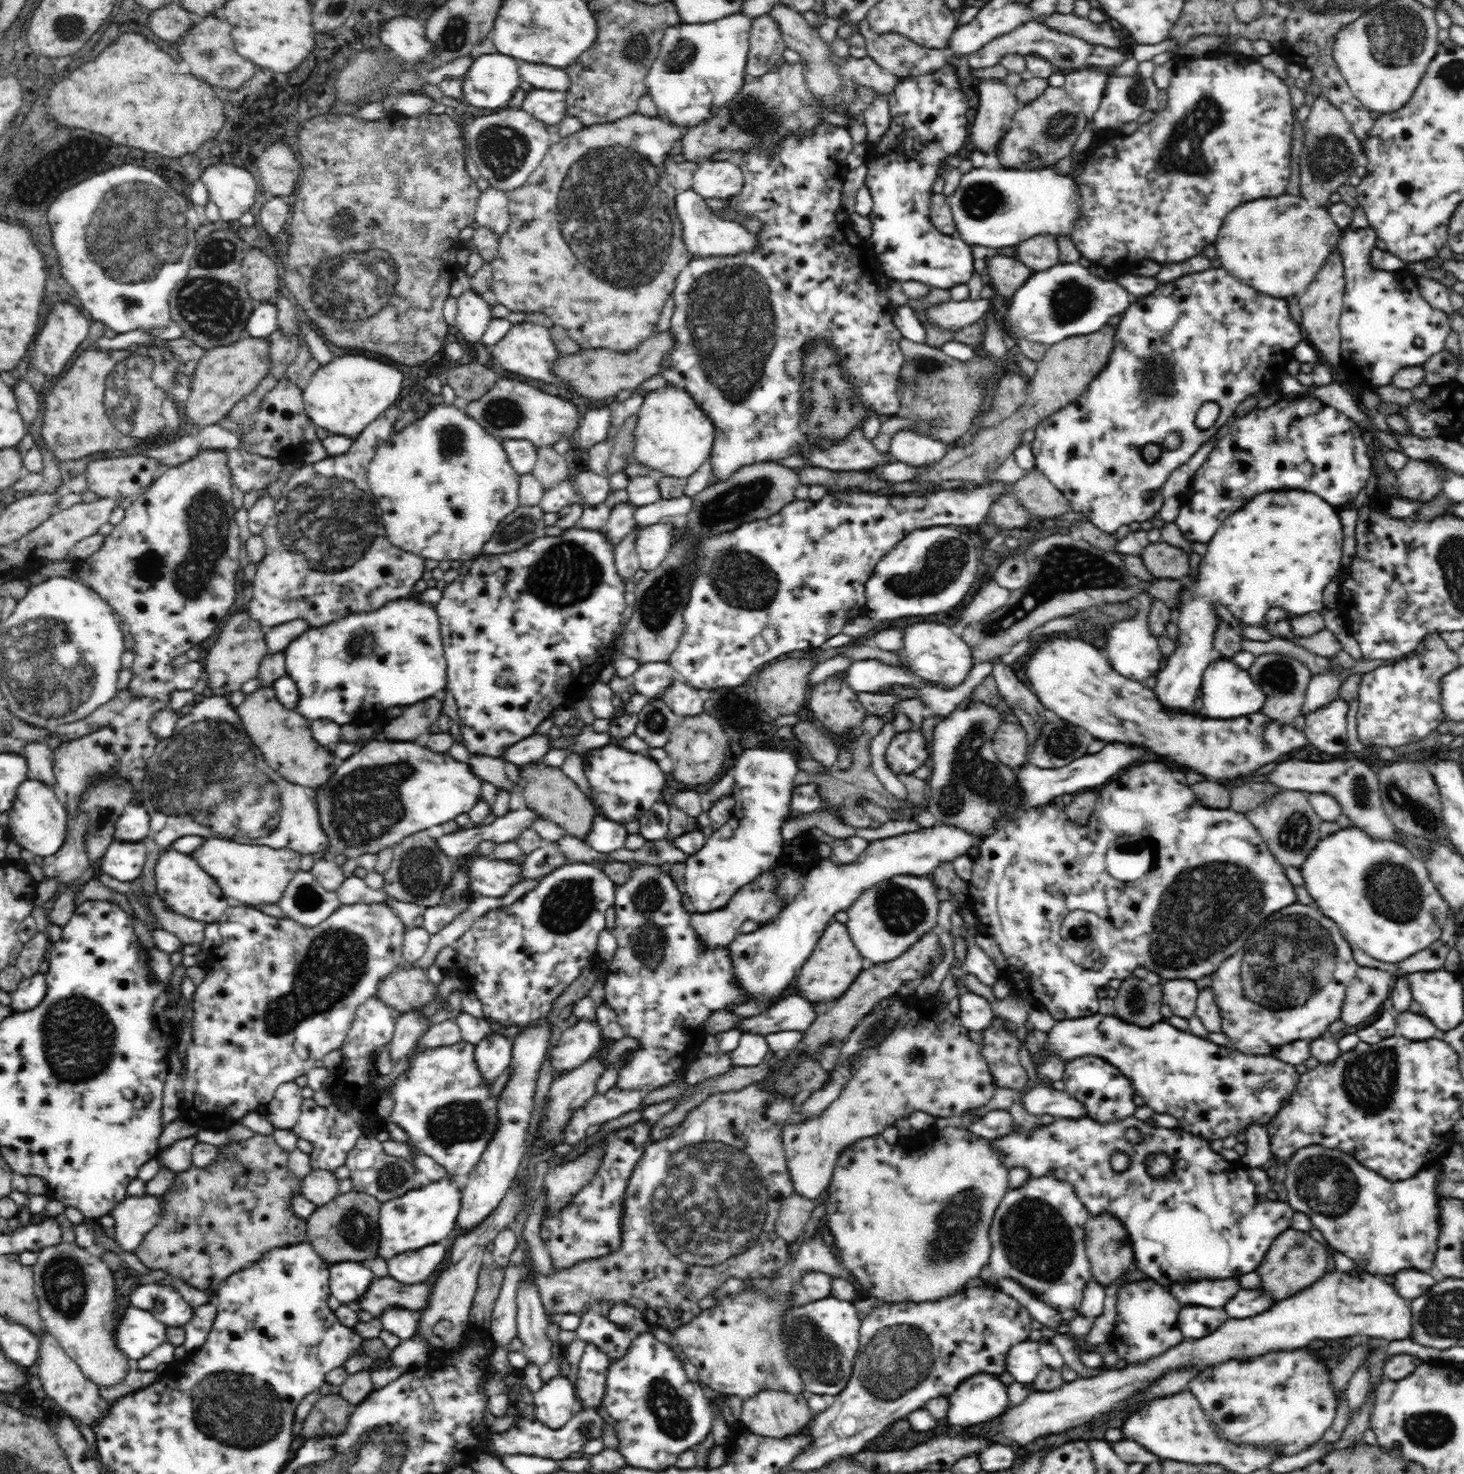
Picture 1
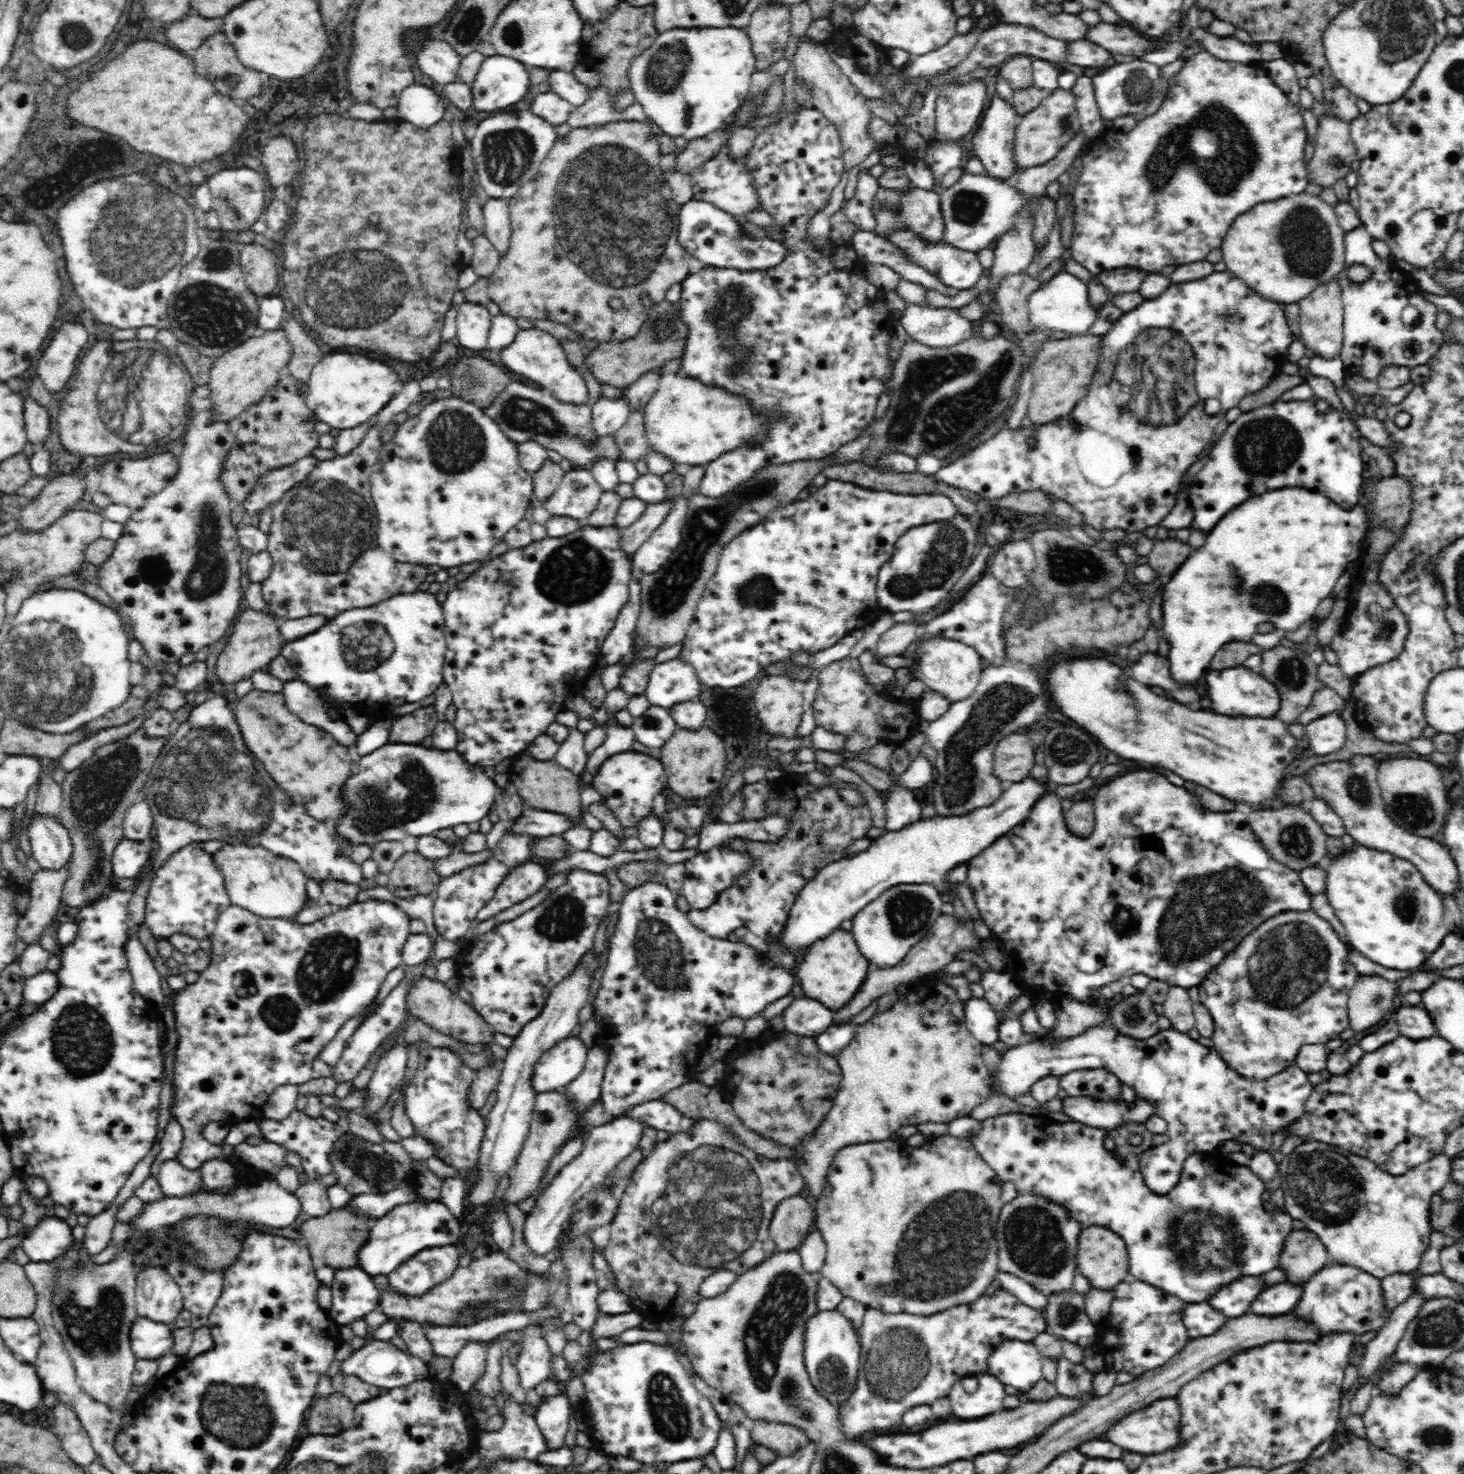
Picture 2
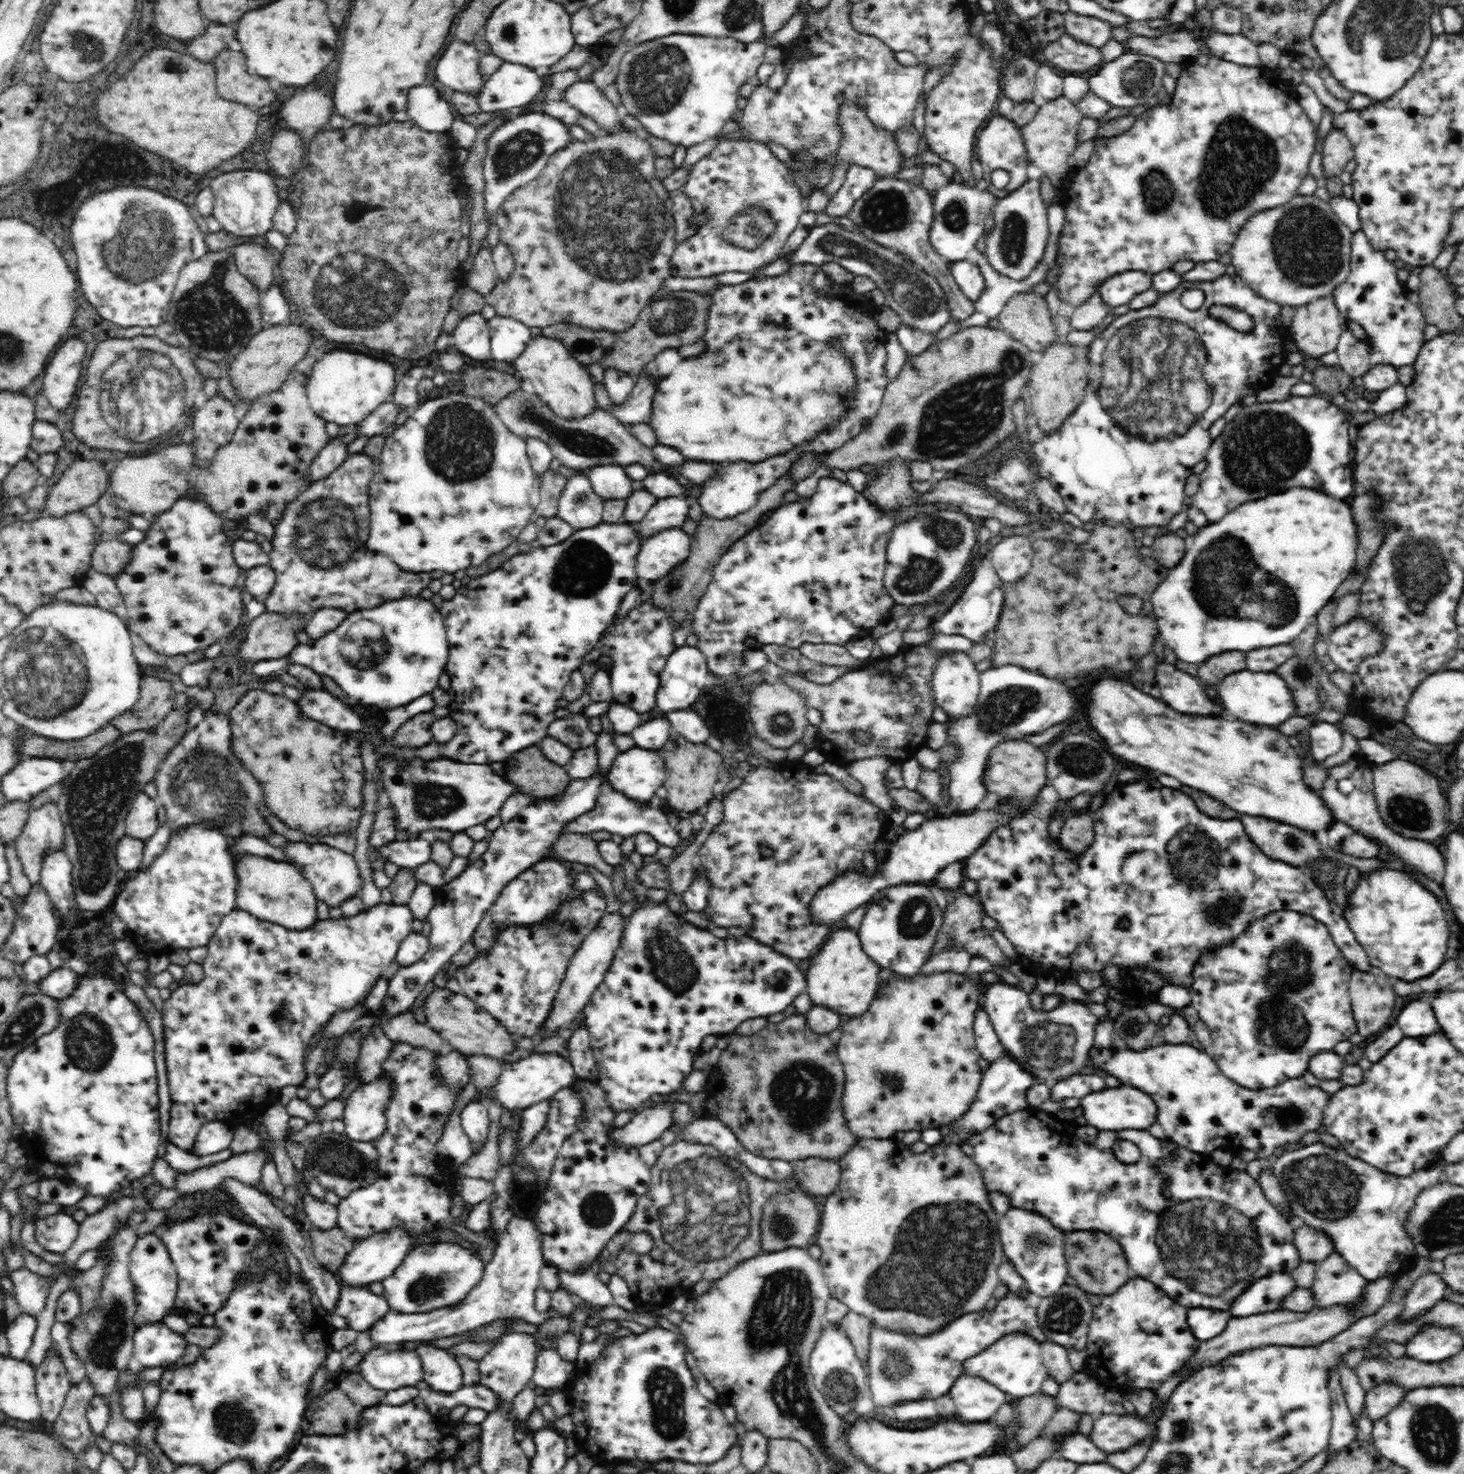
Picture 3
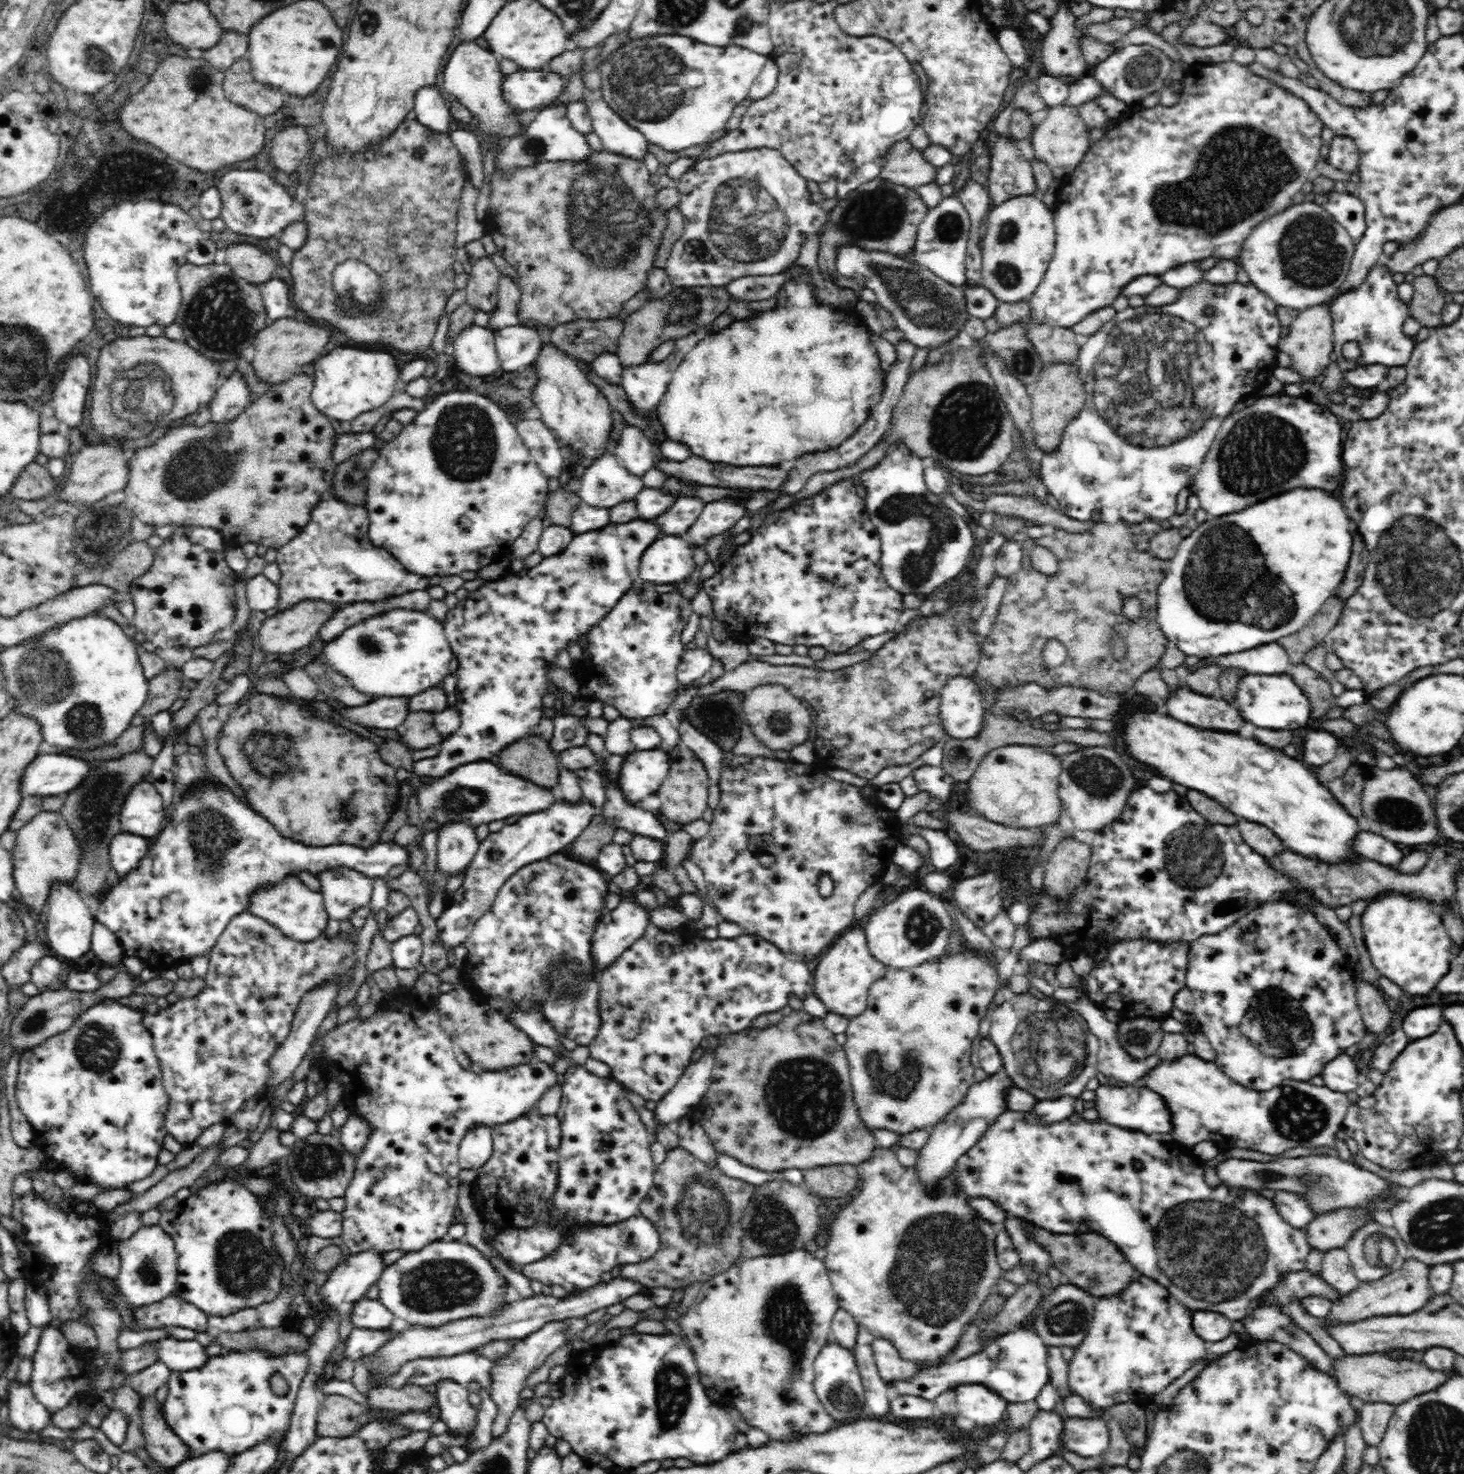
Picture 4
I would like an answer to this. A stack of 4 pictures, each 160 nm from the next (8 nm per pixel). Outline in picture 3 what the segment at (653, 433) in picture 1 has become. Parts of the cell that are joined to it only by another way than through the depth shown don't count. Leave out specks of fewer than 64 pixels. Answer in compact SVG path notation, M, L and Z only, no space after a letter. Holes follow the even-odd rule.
M780 325L762 326L762 330L756 329L750 333L742 333L742 338L734 338L728 341L721 349L716 352L716 356L711 353L701 352L693 357L683 357L676 364L676 368L665 376L658 383L658 390L655 392L655 399L652 405L651 427L655 430L659 444L672 446L685 456L686 460L704 462L762 462L763 459L772 458L774 454L786 454L787 451L794 450L798 442L810 442L822 426L830 426L838 414L846 414L846 406L842 406L842 398L846 394L854 394L854 374L850 374L850 362L846 362L846 354L838 346L830 346L830 342L814 342L806 334L799 330L782 330Z

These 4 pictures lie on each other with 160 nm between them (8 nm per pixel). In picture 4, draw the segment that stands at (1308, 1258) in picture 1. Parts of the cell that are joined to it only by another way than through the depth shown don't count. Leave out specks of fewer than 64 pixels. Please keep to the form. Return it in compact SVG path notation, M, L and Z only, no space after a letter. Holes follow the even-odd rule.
M1337 1209L1330 1213L1321 1213L1307 1226L1308 1242L1311 1248L1319 1248L1322 1252L1330 1248L1340 1247L1350 1240L1354 1232L1357 1232L1365 1223L1367 1213L1362 1209Z

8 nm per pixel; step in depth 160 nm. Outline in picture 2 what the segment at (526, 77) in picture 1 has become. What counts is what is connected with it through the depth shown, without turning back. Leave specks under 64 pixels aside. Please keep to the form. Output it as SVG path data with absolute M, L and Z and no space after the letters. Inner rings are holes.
M548 70L546 80L550 86L549 91L568 100L573 108L581 106L590 98L588 87L577 81L573 73L563 70Z

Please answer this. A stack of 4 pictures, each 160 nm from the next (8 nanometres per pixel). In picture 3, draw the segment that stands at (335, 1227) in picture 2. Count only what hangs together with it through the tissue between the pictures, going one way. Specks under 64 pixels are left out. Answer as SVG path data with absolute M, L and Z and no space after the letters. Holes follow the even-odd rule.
M338 1226L330 1230L320 1230L314 1227L310 1232L310 1238L314 1256L331 1273L337 1272L356 1243L348 1239Z

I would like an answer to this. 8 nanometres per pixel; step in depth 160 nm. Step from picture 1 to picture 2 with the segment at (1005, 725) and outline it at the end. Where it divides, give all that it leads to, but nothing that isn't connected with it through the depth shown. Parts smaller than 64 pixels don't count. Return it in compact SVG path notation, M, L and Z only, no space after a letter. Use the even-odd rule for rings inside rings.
M1016 731L1000 739L993 754L993 773L1006 785L1030 775L1034 765L1032 742L1026 732Z

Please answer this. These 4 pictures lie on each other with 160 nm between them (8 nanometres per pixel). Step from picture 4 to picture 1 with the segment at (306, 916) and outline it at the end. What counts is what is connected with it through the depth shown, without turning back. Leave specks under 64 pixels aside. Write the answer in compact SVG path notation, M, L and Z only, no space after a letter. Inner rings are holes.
M206 837L202 844L189 854L216 881L218 888L233 904L260 908L277 904L286 885L300 869L301 854L290 847L274 848L268 845L251 845L238 840Z

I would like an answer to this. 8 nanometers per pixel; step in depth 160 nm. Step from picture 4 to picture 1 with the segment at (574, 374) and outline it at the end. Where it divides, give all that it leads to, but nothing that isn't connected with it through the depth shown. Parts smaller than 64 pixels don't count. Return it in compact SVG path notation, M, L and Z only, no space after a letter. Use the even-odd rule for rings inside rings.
M528 321L520 322L520 324L512 325L504 338L493 345L491 356L505 370L522 374L527 378L544 381L546 384L562 385L562 382L556 379L550 371L553 360L559 355L559 350L549 335L548 327Z

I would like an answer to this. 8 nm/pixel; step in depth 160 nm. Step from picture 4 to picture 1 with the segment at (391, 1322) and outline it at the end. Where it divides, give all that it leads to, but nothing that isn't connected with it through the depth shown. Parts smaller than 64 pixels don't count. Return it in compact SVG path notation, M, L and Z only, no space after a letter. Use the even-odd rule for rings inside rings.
M344 1261L331 1263L329 1281L331 1294L341 1304L354 1305L366 1292L366 1288L376 1276L361 1261Z

